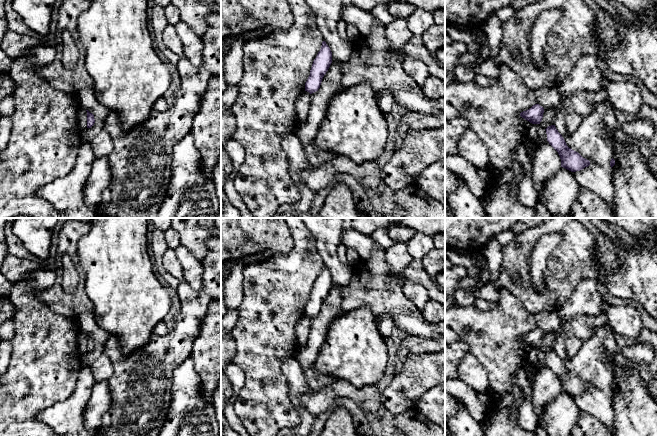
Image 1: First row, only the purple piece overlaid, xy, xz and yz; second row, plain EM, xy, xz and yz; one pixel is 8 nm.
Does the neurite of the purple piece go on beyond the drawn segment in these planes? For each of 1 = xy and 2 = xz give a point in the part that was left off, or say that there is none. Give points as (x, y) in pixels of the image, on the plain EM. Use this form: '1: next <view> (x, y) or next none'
1: next none
2: next none

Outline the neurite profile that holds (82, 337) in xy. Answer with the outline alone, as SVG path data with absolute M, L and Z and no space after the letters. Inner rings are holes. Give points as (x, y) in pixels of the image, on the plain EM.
M80 331L78 335L78 346L80 348L81 353L87 352L87 335L83 331Z

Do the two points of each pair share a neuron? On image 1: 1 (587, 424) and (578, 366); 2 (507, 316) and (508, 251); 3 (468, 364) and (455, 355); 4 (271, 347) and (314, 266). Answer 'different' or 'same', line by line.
1: different
2: different
3: different
4: same

